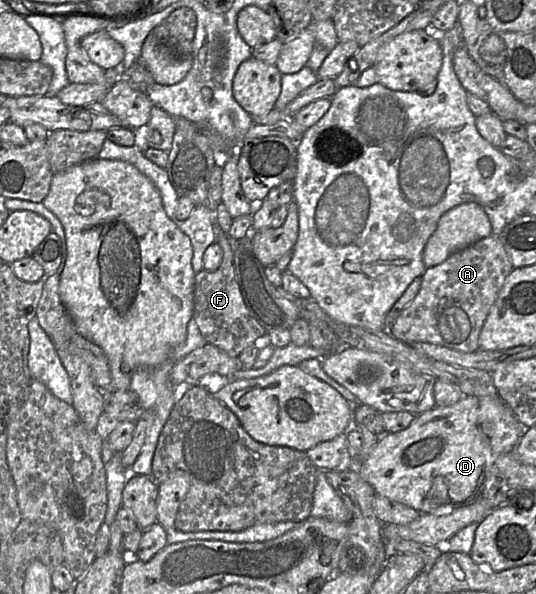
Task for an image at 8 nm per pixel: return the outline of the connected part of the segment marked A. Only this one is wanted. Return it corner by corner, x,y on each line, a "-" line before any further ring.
490,235
450,255
443,263
428,267
421,276
421,287
413,301
401,312
394,324
386,329
396,339
413,345
427,342
460,352
480,350
479,335
486,318
514,267
496,235

